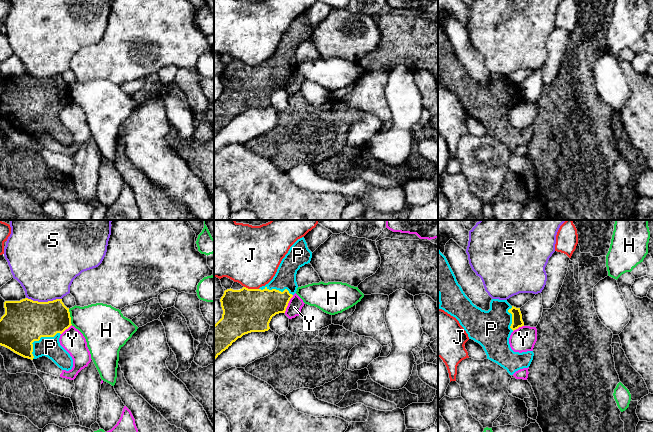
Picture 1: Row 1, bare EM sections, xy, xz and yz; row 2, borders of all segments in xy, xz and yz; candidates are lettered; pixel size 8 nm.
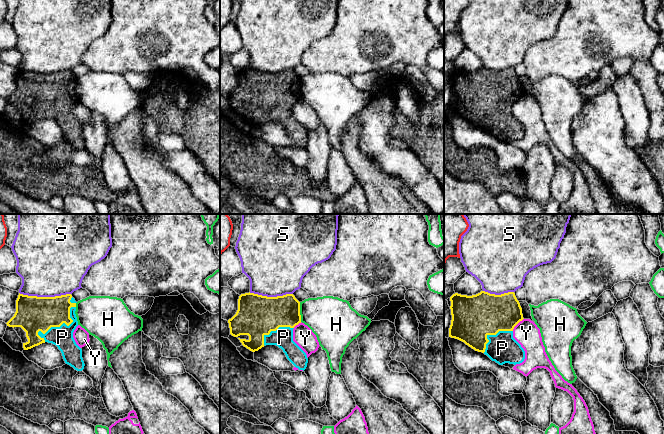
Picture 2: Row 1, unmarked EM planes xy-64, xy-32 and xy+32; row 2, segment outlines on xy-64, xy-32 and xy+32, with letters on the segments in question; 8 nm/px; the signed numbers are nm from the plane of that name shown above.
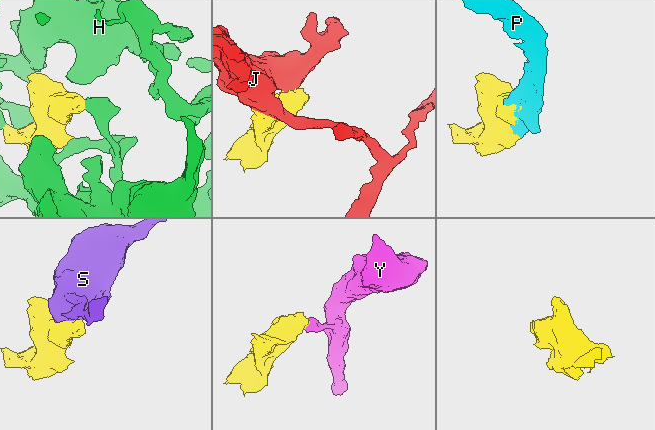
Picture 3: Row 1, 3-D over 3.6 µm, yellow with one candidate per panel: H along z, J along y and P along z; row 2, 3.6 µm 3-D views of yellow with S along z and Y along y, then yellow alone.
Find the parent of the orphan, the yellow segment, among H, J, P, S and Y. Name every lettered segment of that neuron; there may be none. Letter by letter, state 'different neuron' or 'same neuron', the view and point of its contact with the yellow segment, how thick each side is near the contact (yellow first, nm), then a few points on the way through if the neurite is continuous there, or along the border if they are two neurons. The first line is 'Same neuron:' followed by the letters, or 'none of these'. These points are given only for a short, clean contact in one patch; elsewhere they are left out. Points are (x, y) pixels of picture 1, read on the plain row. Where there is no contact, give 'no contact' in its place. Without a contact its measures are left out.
Same neuron: P
H: different neuron; contact xy (70, 93); calibres 280 and 320 nm
J: different neuron; contact xz (251, 65); calibres 360 and 440 nm
P: same neuron; contact xy (38, 116); calibres 340 and 160 nm
S: different neuron; contact xy (44, 78); calibres 340 and 460 nm; border xy (26, 73), (38, 77), (61, 75)
Y: different neuron; contact xz (287, 80); calibres 300 and 120 nm; border xz (293, 71), (284, 88)

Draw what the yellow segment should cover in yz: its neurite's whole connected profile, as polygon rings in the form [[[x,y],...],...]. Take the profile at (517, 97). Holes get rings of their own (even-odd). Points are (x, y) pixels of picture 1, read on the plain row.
[[[438,24],[438,70],[439,85],[444,86],[451,92],[455,93],[460,101],[468,110],[469,115],[479,119],[486,131],[487,135],[497,139],[507,146],[510,151],[516,147],[528,144],[533,136],[533,127],[514,128],[509,120],[511,109],[524,102],[520,84],[511,82],[507,76],[492,75],[490,85],[482,86],[472,79],[465,71],[461,62],[458,60],[456,53],[446,35]]]

